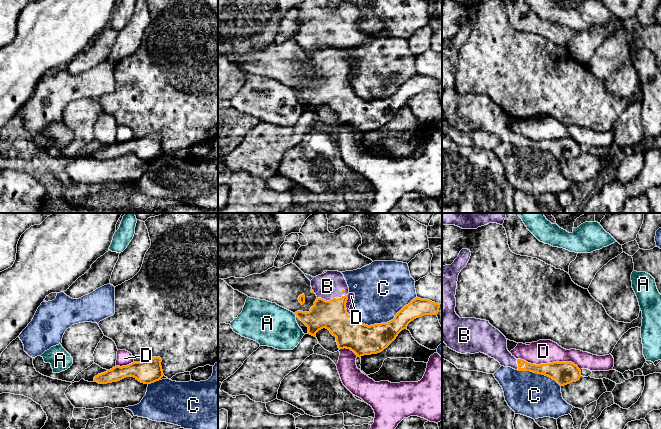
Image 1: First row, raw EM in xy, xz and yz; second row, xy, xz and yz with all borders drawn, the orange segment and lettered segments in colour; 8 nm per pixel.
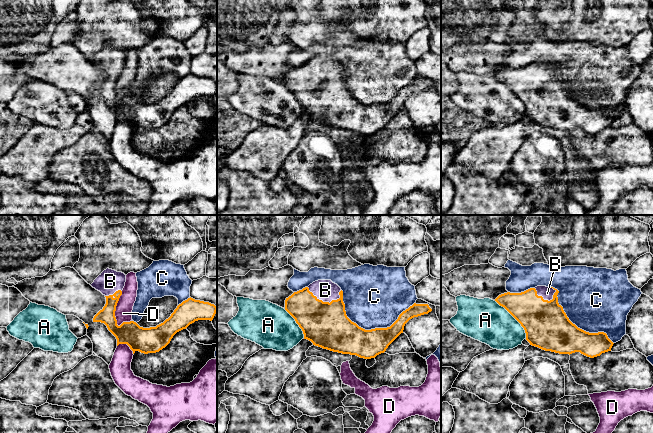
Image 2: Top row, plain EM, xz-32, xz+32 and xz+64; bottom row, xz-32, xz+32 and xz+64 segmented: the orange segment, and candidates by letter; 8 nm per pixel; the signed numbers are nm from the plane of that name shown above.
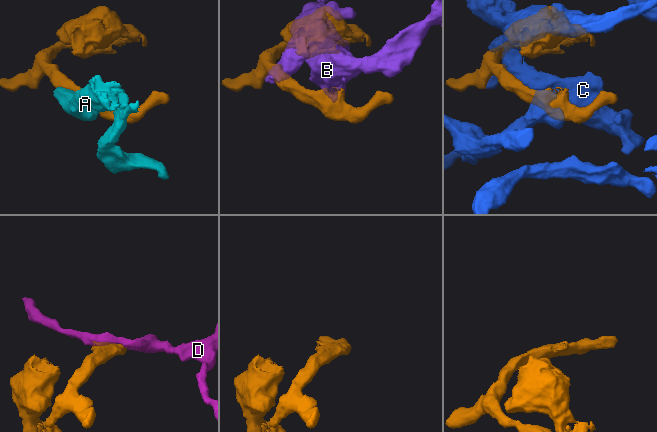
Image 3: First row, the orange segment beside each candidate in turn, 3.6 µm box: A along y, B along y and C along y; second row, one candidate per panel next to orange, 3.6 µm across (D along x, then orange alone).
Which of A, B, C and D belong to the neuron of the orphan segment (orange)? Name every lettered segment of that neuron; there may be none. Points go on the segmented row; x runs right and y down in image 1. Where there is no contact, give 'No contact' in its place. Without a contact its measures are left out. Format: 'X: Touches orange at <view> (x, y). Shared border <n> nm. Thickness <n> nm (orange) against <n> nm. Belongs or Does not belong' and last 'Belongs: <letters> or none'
A: Touches orange at xz (295, 314). Shared border 40 nm. Thickness 220 nm (orange) against 340 nm. Does not belong
B: Touches orange at xz (333, 298). Shared border 260 nm. Thickness 240 nm (orange) against 220 nm. Belongs
C: Touches orange at xz (384, 323). Shared border 550 nm. Thickness 240 nm (orange) against 420 nm. Does not belong
D: Touches orange at yz (549, 363). Shared border 500 nm. Thickness 180 nm (orange) against 190 nm. Does not belong
Belongs: B

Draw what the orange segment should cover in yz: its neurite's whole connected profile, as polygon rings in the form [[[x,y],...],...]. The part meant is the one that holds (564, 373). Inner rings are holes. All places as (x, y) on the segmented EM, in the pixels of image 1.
[[[462,249],[451,265],[442,267],[442,341],[447,347],[461,354],[484,353],[498,361],[501,366],[548,376],[560,386],[578,381],[581,370],[574,363],[536,365],[516,359],[507,349],[506,337],[489,321],[460,318],[456,314],[458,275],[467,265],[470,256],[470,250]]]

